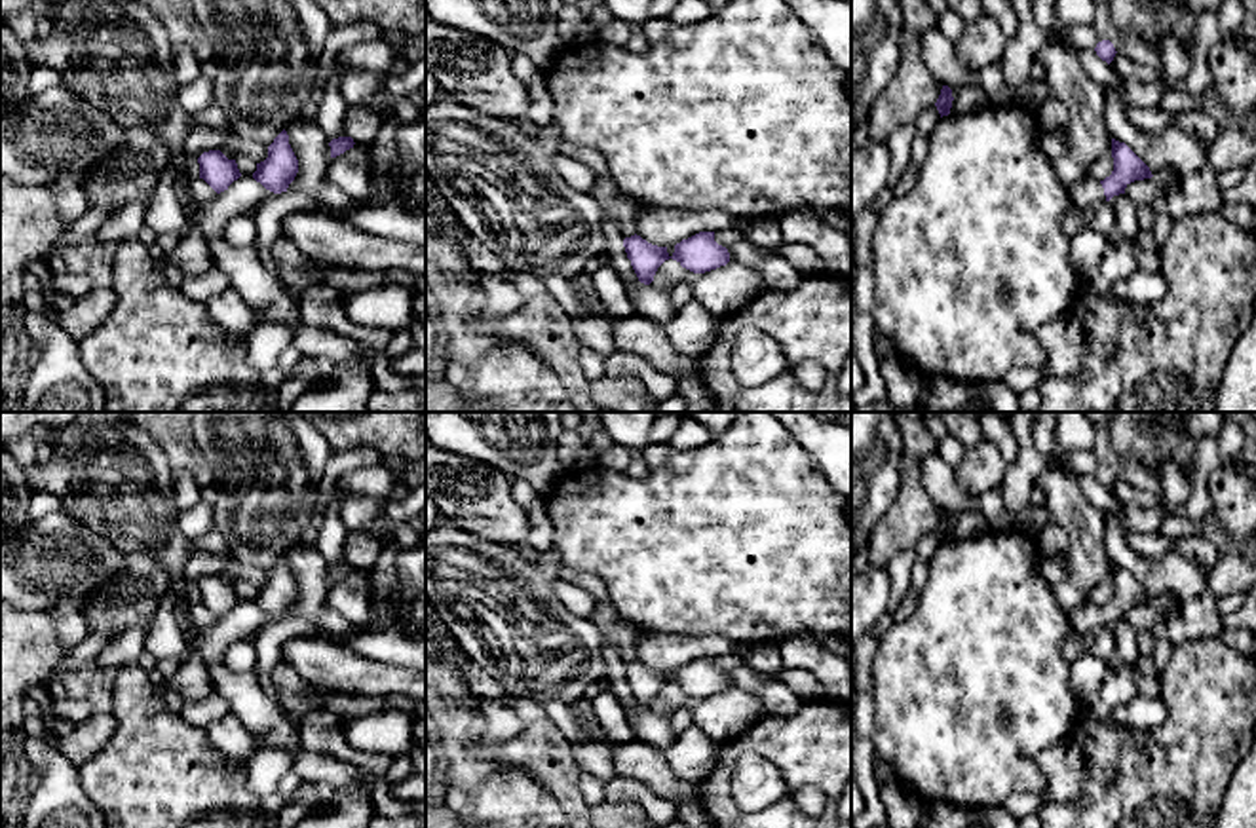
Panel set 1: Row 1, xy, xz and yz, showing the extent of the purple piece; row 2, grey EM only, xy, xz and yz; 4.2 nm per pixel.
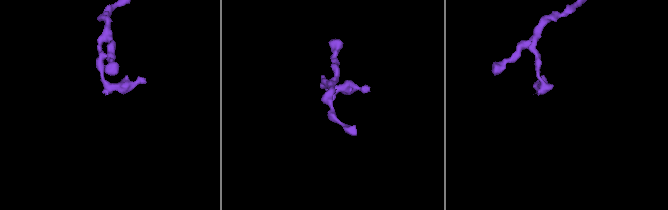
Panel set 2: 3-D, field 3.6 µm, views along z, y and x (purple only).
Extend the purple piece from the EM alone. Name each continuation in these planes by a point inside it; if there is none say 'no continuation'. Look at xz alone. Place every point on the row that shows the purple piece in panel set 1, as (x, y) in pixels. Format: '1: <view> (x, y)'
1: xz (605, 192)

